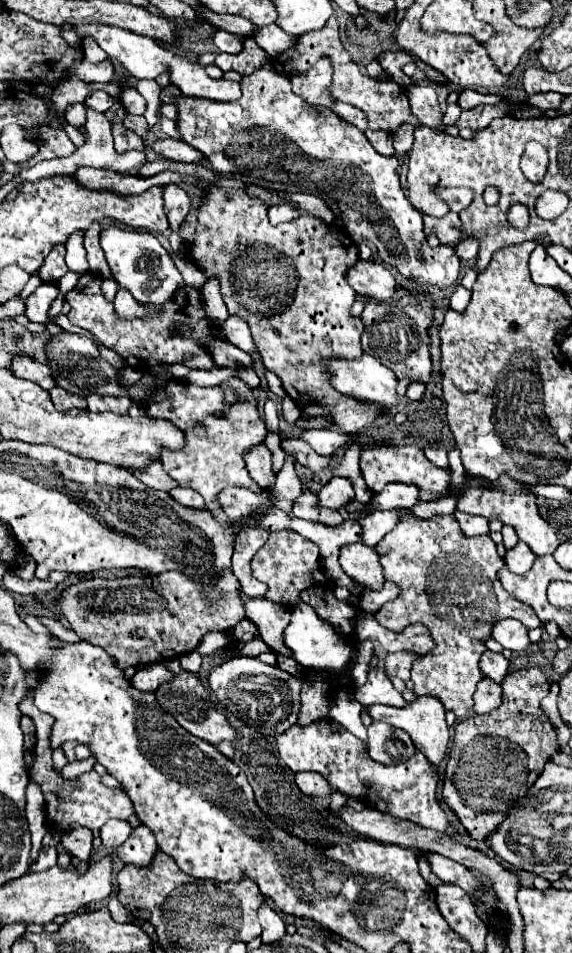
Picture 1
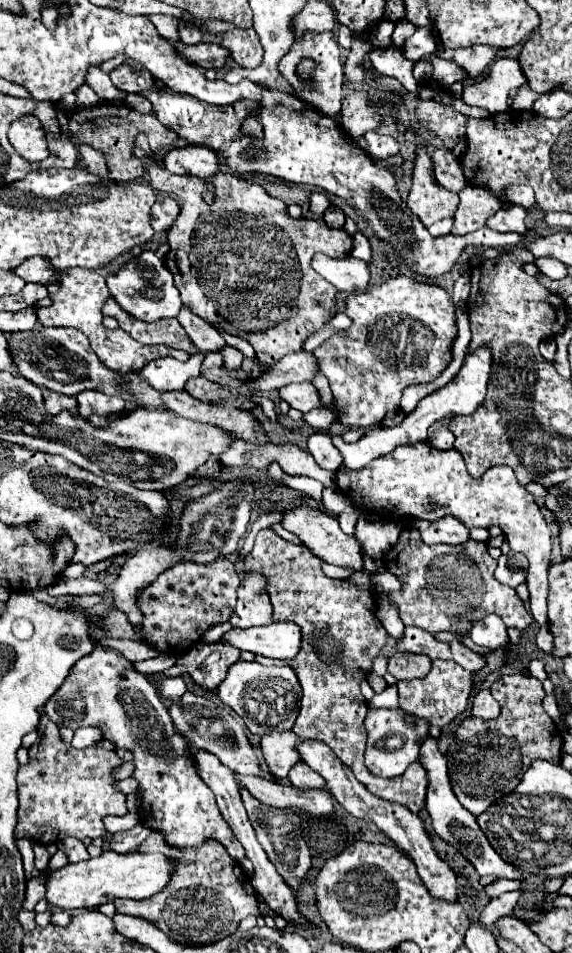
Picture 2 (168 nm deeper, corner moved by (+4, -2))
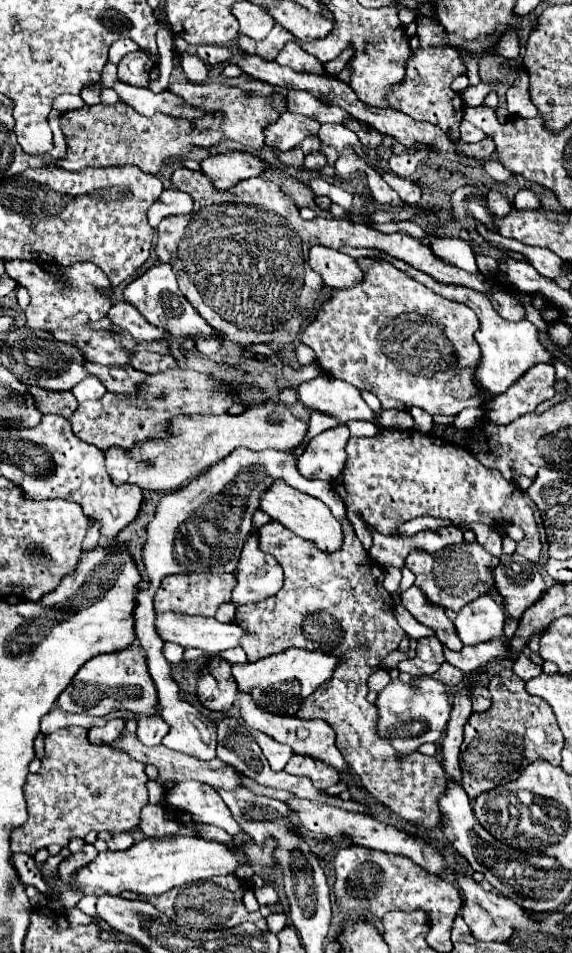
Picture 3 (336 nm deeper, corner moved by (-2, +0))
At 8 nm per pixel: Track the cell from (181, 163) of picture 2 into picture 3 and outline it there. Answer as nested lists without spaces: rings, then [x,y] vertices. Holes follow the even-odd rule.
[[[223,153],[223,155],[211,155],[201,163],[203,173],[213,181],[213,185],[221,191],[227,191],[235,183],[247,179],[247,177],[259,177],[267,165],[251,153]]]

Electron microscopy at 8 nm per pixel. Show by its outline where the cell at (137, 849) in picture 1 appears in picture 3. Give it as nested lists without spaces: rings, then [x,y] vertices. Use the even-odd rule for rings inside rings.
[[[123,833],[123,835],[113,835],[109,841],[107,841],[107,847],[109,851],[119,851],[119,849],[127,849],[135,843],[135,839],[131,837],[131,833]]]

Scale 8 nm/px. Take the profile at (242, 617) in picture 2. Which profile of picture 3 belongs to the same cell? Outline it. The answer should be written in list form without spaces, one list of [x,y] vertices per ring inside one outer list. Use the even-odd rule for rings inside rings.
[[[251,531],[237,565],[237,585],[231,601],[235,605],[263,601],[275,595],[279,587],[283,587],[283,571],[273,555],[259,549],[259,533]]]

